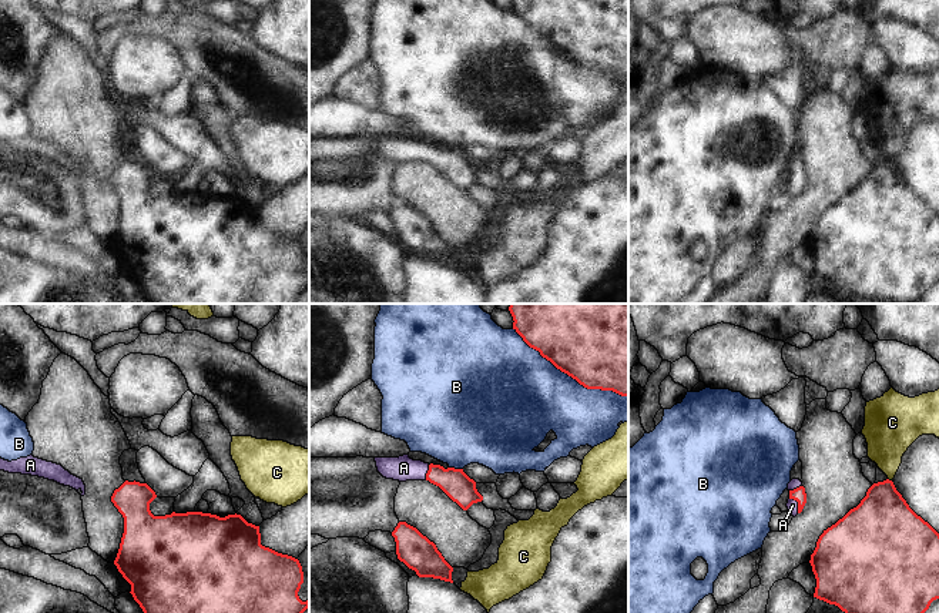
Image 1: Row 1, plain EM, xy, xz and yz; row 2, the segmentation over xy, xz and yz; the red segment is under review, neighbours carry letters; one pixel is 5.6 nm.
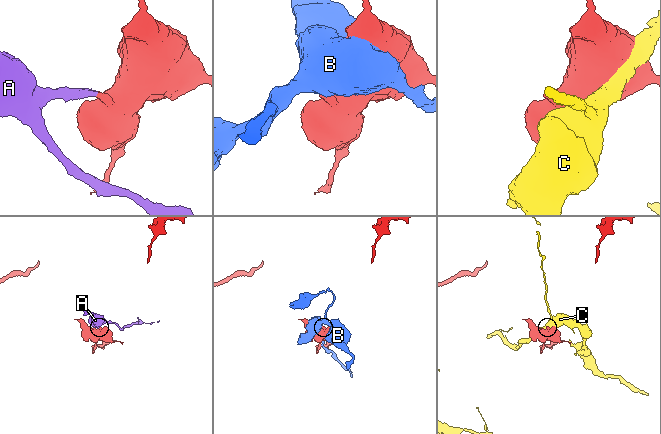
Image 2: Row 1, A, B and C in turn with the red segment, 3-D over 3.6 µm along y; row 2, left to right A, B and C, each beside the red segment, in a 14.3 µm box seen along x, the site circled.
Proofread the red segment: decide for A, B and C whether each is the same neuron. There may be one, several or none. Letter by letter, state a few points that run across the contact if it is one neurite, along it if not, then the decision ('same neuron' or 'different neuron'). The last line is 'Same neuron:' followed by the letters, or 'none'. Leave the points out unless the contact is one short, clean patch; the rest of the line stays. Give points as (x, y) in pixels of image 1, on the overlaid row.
A: line yz (798, 493), (798, 503), (792, 505); same neuron
B: different neuron
C: different neuron
Same neuron: A

